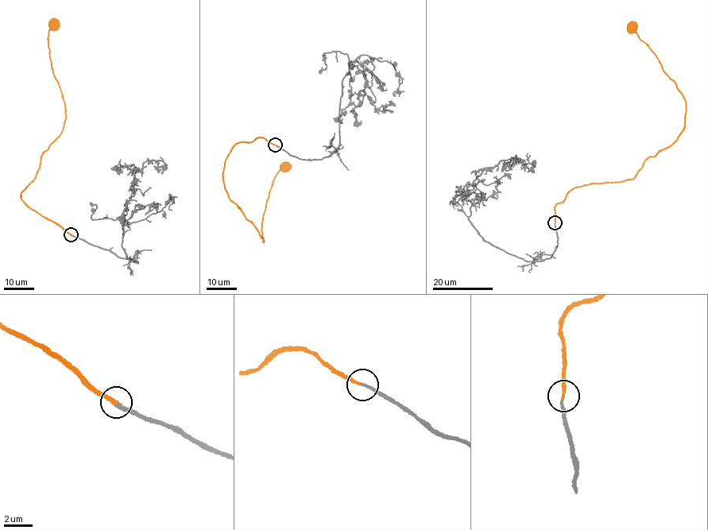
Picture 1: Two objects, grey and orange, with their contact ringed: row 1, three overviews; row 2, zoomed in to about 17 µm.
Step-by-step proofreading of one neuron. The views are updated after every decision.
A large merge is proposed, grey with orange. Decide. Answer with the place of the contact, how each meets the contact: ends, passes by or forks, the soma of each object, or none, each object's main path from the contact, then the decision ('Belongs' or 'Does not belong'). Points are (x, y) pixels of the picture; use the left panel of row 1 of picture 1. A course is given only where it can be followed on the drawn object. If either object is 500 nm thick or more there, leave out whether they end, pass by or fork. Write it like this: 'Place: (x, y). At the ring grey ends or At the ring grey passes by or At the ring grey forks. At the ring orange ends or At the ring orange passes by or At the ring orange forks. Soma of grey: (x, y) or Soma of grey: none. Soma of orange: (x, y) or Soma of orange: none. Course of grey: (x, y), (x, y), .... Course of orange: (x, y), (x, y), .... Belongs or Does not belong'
Place: (71, 234). At the ring grey ends. At the ring orange ends. Soma of grey: none. Soma of orange: (53, 25). Course of grey: (71, 234), (137, 264), (121, 245), (120, 218), (134, 165), (118, 172), (121, 159). Course of orange: (71, 234), (21, 198), (65, 121), (63, 96), (53, 74), (47, 40), (53, 25). Belongs

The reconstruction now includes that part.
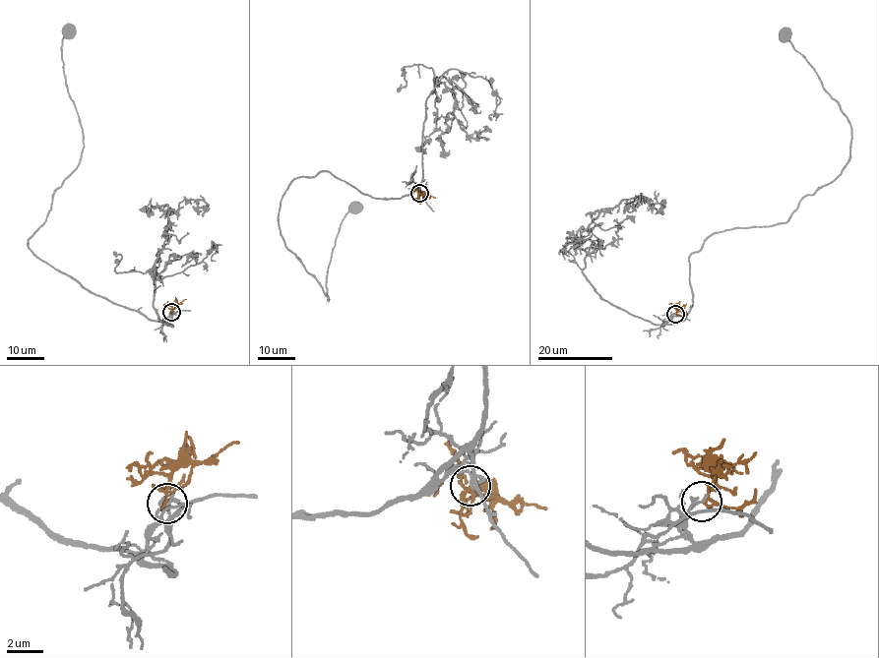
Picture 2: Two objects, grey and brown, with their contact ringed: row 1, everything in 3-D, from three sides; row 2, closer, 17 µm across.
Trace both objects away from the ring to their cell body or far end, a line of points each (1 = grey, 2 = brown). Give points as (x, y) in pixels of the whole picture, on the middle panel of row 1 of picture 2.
1: (419, 193), (374, 198), (325, 171), (291, 183), (279, 227), (328, 300), (339, 227), (355, 204)
2: (419, 193), (435, 198)

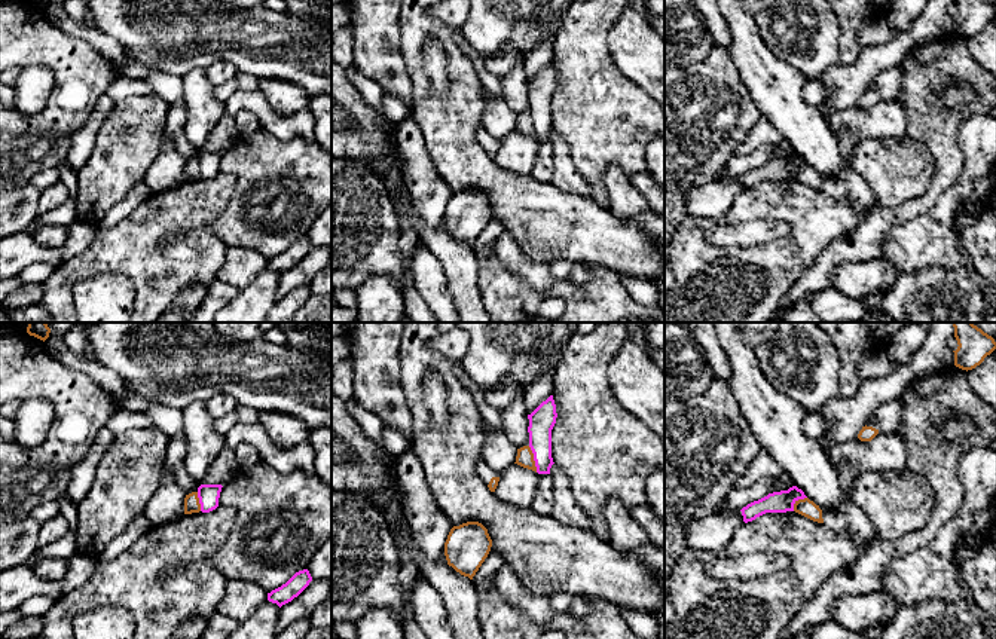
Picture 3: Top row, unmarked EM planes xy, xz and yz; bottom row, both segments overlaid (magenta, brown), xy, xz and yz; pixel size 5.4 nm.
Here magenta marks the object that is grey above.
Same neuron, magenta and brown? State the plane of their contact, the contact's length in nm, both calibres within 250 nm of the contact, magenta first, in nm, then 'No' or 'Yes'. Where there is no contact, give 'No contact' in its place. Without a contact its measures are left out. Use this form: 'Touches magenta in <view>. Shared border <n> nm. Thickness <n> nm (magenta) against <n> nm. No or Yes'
Touches magenta in xz. Shared border 150 nm. Thickness 140 nm (magenta) against 100 nm. No

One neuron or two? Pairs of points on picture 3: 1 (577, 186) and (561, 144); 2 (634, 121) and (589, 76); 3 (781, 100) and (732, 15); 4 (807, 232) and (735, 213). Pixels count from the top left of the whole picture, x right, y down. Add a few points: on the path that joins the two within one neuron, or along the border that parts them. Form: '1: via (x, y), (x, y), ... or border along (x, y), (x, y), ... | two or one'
1: via (567, 176), (561, 155) | one
2: via (623, 110), (599, 86) | one
3: via (769, 79), (748, 52), (745, 36) | one
4: via (790, 214), (784, 208), (752, 208) | one

